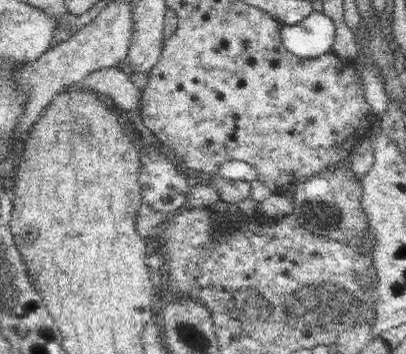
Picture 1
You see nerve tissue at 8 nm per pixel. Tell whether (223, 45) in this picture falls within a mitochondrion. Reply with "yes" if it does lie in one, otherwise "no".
no

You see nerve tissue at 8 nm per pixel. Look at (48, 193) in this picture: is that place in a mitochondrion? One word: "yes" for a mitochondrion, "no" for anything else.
no

